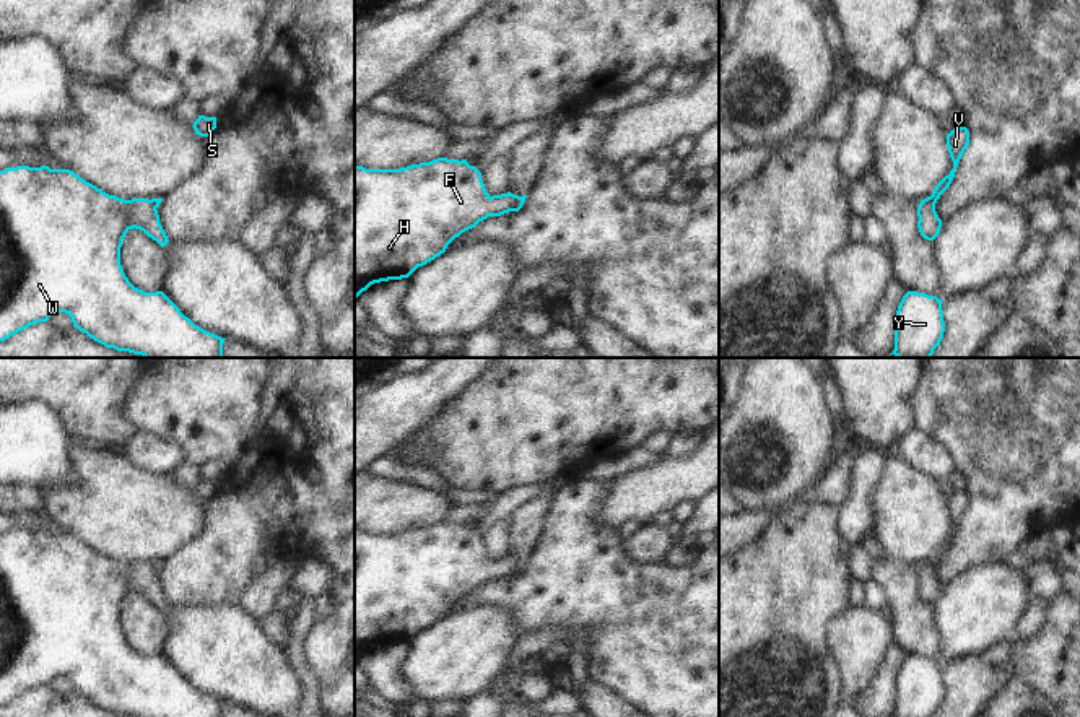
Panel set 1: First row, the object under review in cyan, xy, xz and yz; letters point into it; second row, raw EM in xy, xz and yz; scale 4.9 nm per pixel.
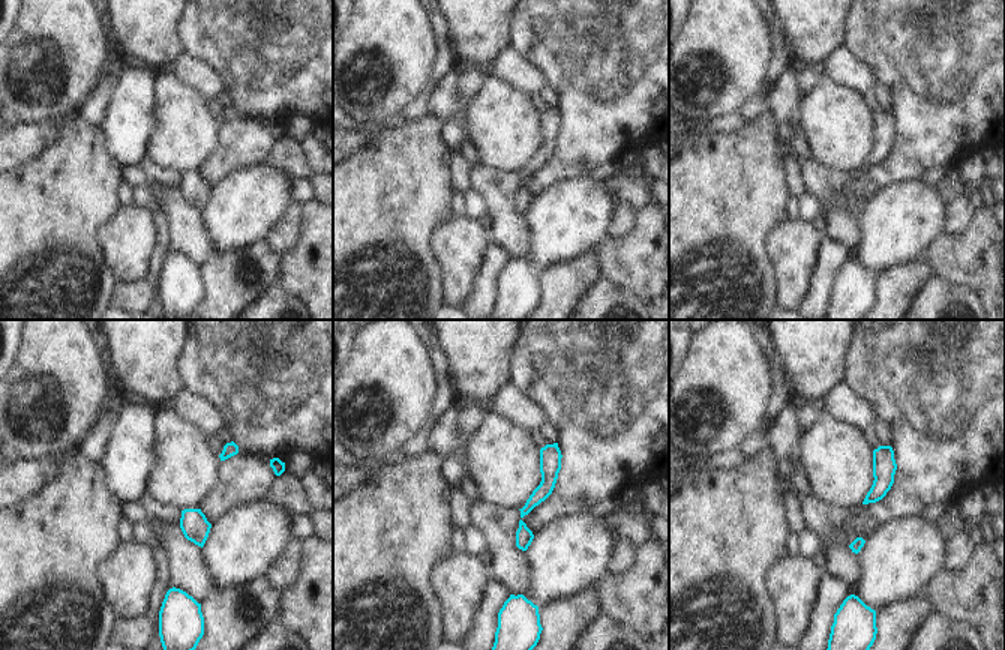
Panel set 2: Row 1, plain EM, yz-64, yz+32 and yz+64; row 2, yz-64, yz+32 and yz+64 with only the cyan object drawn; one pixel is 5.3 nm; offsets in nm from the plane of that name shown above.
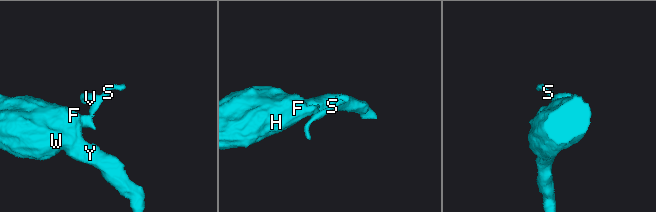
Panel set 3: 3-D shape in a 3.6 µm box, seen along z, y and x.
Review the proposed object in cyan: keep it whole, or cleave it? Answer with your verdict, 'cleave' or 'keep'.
cleave

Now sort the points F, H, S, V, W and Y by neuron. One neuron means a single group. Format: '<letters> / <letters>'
F H W Y / S V

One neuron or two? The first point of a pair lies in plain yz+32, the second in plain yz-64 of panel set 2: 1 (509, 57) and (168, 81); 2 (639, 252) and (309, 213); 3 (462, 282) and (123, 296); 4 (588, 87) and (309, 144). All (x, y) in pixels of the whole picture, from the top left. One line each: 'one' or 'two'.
1: two
2: one
3: two
4: two

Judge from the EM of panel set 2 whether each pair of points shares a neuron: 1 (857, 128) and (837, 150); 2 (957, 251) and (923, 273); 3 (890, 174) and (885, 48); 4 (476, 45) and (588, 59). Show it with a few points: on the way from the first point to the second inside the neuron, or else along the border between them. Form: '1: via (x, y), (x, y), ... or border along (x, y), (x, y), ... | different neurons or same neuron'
1: via (851, 134), (842, 144) | same neuron
2: border along (921, 257), (933, 275) | different neurons
3: via (909, 143), (909, 80) | same neuron
4: border along (513, 15), (512, 41), (509, 45) | different neurons

